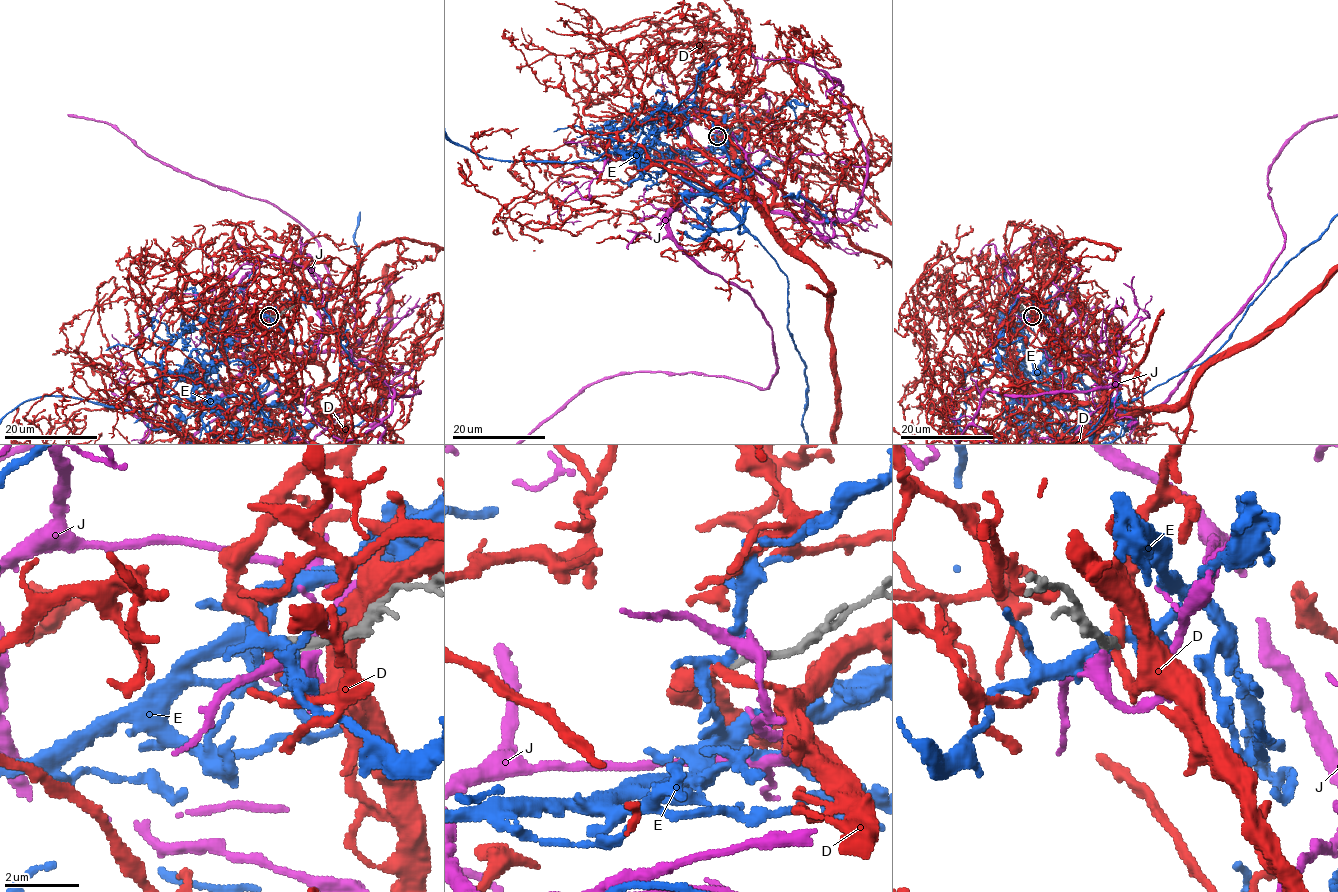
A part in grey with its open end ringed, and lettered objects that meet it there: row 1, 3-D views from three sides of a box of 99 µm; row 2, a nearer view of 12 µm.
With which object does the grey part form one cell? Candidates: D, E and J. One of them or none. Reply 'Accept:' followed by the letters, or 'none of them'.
Accept: none of them

